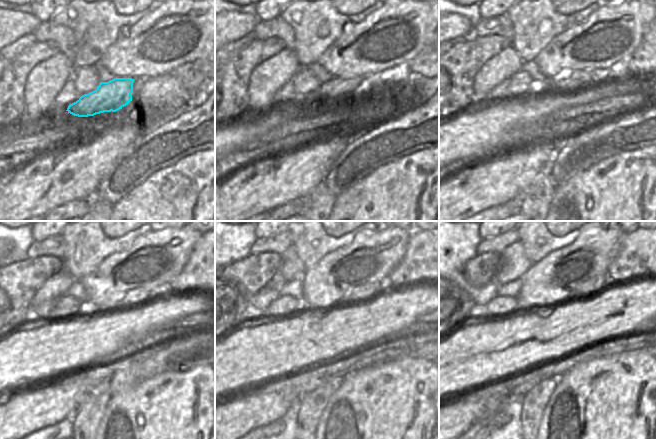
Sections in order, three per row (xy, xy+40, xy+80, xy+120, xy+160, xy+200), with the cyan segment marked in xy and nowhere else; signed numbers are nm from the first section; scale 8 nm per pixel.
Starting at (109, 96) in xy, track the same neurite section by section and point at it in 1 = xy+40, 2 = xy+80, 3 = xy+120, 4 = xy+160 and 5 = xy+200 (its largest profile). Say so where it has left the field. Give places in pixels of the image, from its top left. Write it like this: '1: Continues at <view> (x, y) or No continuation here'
1: Continues at xy+40 (335, 87)
2: Continues at xy+80 (572, 78)
3: Continues at xy+120 (135, 296)
4: Continues at xy+160 (359, 293)
5: Continues at xy+200 (593, 286).

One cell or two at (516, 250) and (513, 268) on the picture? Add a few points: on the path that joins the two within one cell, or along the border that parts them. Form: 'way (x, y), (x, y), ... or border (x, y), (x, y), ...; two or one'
way (514, 254), (513, 264); one

